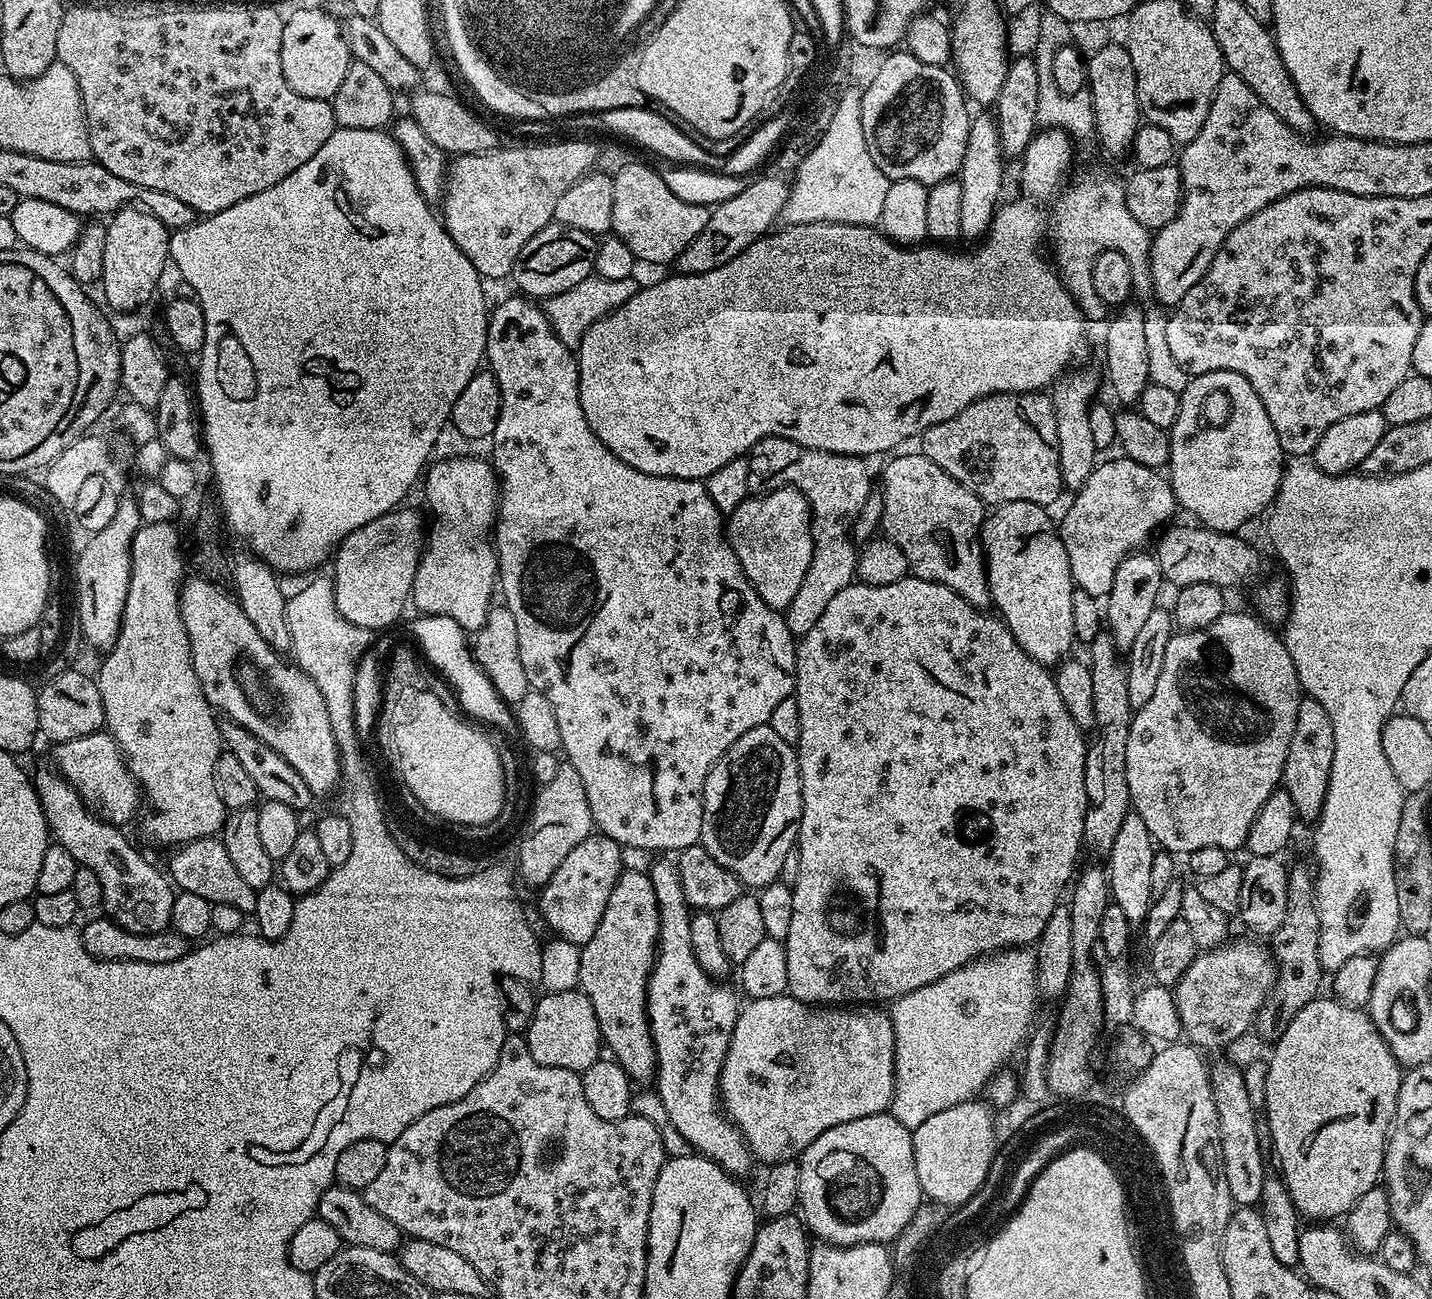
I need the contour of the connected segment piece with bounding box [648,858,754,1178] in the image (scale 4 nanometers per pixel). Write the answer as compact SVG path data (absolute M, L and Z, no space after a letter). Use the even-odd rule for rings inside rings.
M660 858L650 868L654 894L658 898L660 911L660 943L656 950L656 961L648 979L648 1023L652 1026L652 1041L656 1047L656 1078L654 1089L660 1095L660 1104L672 1123L672 1128L707 1160L712 1160L730 1176L744 1178L754 1165L754 1157L744 1143L744 1135L728 1119L720 1098L720 1071L726 1062L730 1038L734 1034L736 1019L740 1017L742 1000L736 997L735 987L727 988L717 977L706 974L694 958L690 946L690 909L682 894L682 882L675 863L668 858Z

